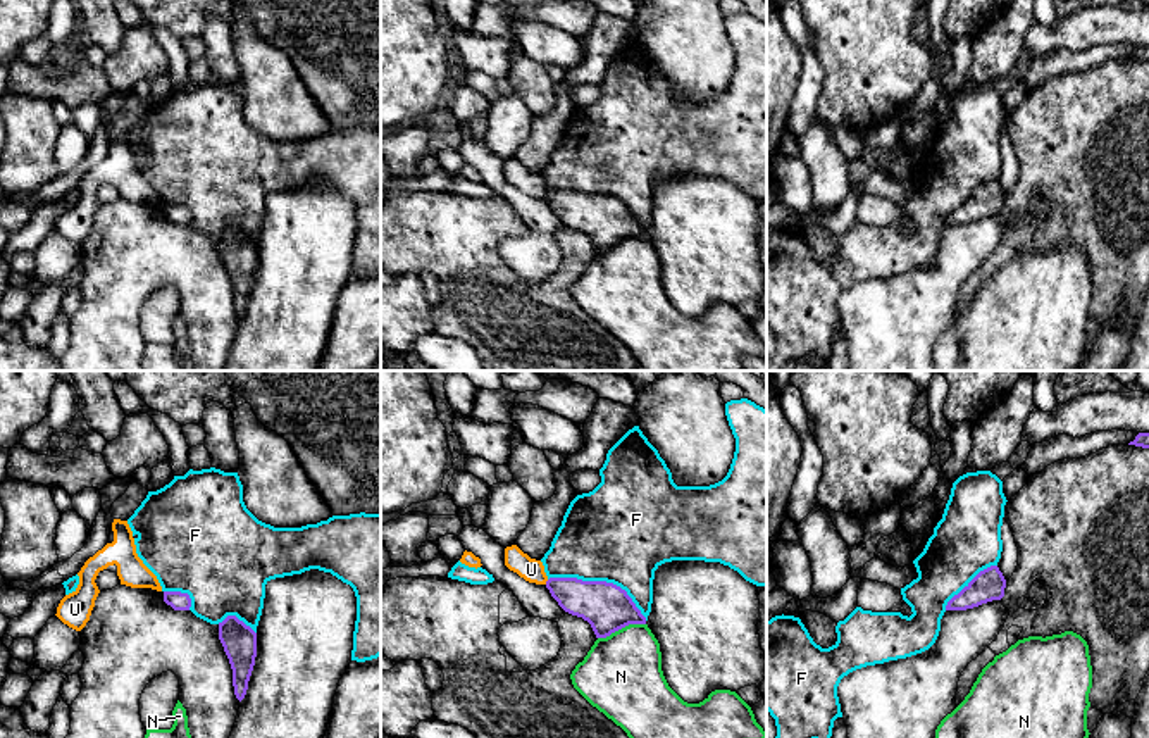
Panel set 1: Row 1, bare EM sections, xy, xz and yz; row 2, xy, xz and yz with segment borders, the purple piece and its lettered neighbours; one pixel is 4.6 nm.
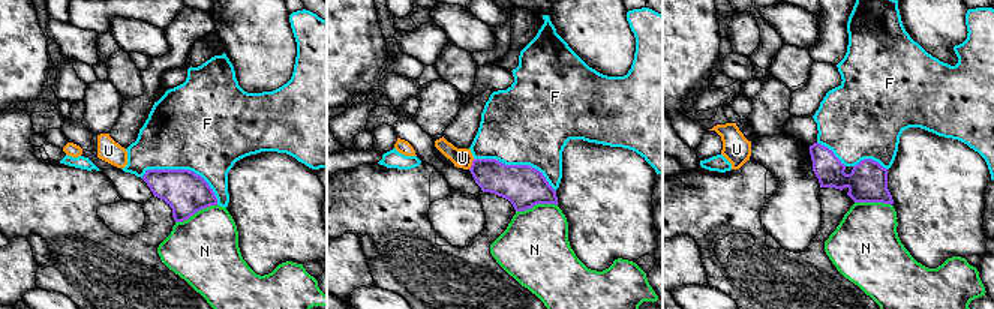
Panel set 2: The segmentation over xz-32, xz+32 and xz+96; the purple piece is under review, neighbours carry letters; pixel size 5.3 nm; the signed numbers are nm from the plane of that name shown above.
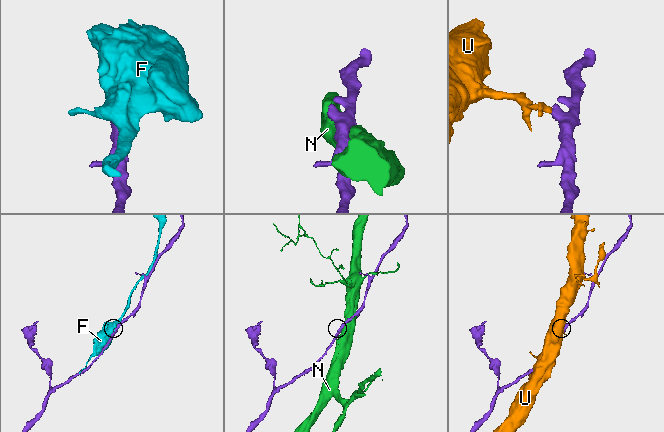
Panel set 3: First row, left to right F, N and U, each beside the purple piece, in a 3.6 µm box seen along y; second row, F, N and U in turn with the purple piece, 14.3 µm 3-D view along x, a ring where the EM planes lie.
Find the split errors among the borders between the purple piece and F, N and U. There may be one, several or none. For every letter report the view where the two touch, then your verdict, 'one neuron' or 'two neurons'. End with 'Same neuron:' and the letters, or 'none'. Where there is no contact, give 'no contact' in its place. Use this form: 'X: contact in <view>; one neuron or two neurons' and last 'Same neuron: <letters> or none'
F: contact in xz; two neurons
N: contact in xz; two neurons
U: contact in xz; two neurons
Same neuron: none

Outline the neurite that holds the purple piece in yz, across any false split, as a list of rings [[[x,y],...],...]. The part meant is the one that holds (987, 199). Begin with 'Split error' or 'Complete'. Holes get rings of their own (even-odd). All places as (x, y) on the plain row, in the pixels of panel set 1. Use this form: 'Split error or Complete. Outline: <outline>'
Complete. Outline: [[[997,179],[980,184],[958,209],[946,224],[966,224],[1004,210],[1006,193]]]

